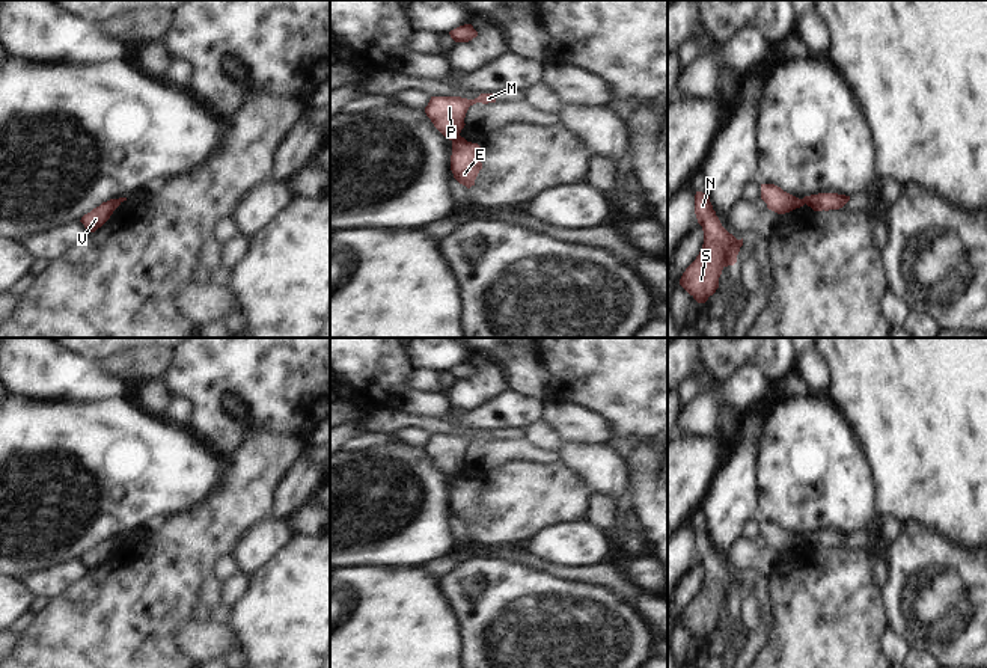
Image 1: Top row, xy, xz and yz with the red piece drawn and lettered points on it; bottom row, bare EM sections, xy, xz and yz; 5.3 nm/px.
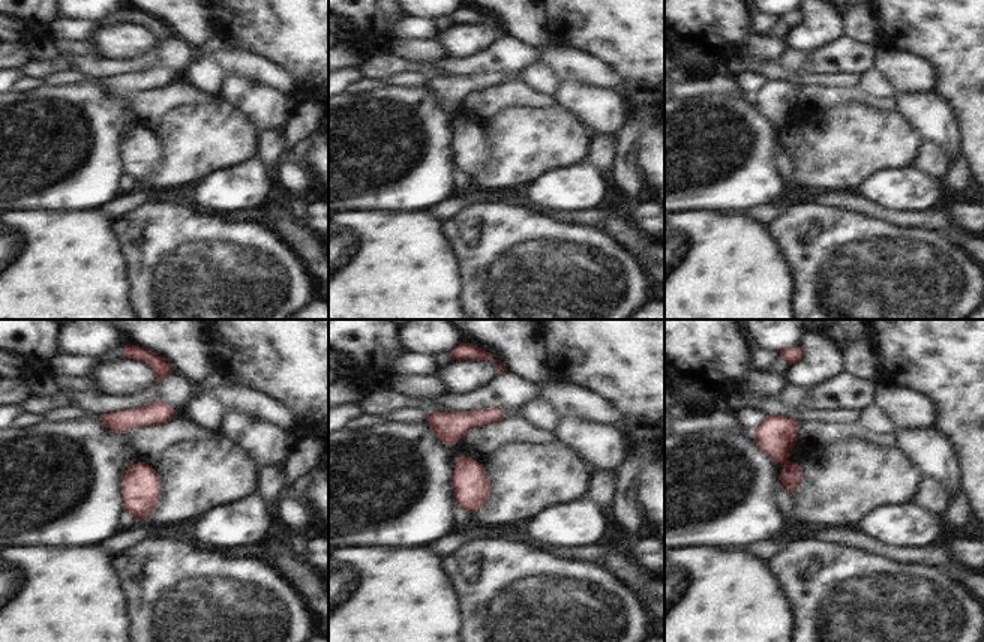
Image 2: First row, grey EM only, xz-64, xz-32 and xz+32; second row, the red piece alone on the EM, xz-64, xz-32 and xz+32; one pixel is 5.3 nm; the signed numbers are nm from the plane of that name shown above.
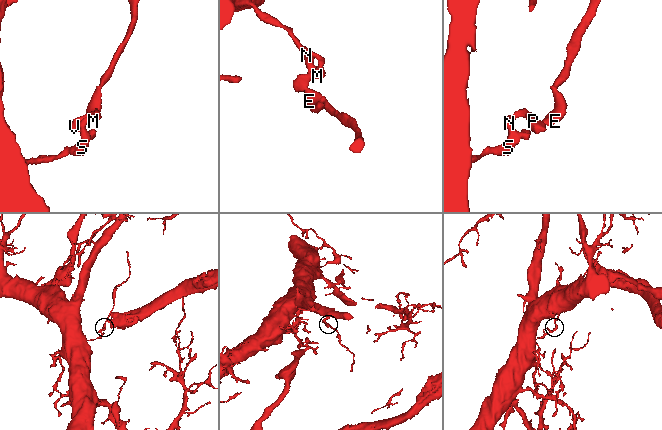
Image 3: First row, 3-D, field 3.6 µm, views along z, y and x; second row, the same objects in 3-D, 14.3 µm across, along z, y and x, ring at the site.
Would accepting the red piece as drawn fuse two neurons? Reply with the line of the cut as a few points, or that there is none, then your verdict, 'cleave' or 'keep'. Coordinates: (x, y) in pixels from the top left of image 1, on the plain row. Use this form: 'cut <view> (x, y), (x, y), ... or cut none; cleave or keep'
cut xz (458, 472), (452, 478); cleave

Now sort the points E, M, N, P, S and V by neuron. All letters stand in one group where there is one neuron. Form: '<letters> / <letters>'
E / M N P S V

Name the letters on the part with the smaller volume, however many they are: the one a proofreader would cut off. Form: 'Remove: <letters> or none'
Remove: E

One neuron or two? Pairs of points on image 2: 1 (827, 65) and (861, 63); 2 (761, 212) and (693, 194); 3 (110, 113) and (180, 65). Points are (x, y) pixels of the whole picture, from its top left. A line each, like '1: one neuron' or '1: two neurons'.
1: one neuron
2: two neurons
3: two neurons

